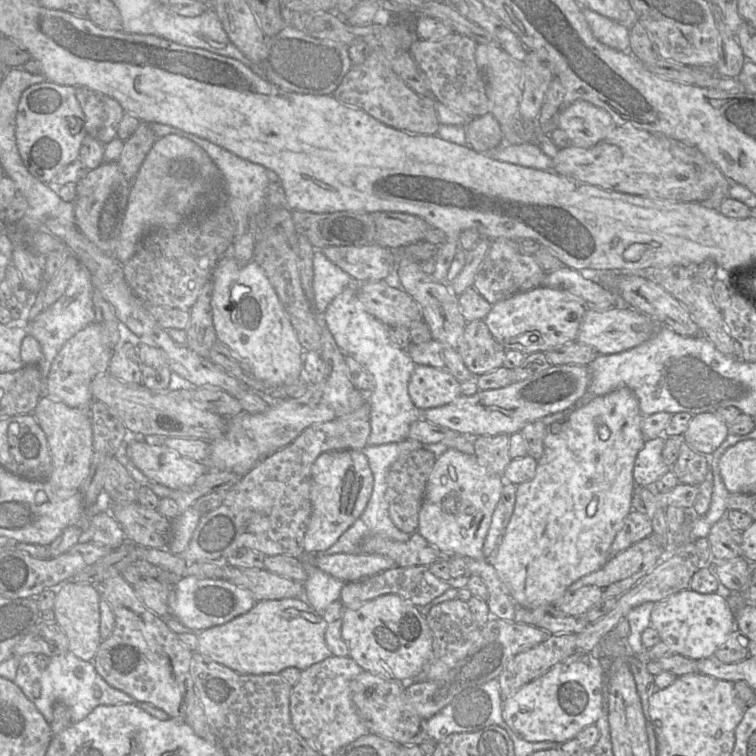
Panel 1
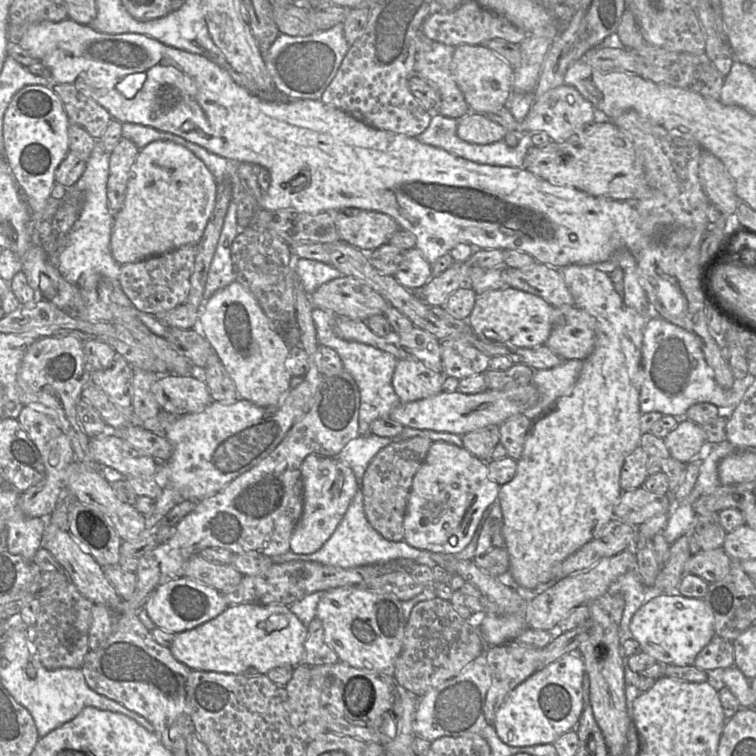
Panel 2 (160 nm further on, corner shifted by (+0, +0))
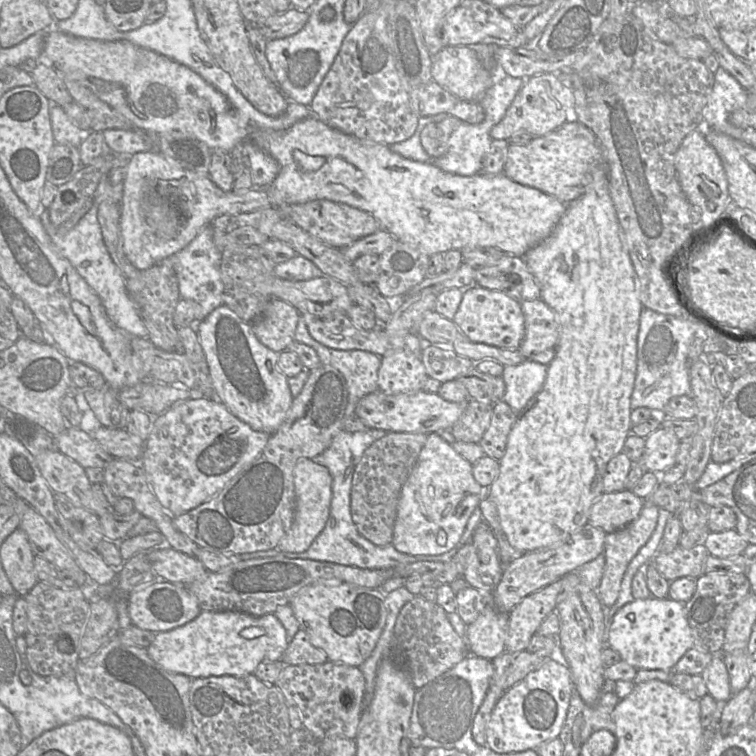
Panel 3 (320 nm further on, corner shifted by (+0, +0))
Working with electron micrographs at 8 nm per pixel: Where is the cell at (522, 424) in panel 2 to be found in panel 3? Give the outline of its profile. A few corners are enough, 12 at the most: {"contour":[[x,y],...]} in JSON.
{"contour":[[494,403],[490,425],[478,443],[486,456],[504,456],[517,414]]}

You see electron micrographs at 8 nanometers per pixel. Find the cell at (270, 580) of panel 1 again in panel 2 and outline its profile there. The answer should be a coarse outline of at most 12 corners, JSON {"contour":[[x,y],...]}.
{"contour":[[199,555],[183,574],[221,593],[235,589],[243,575],[230,564]]}

